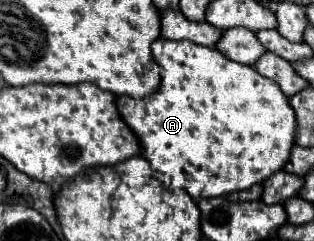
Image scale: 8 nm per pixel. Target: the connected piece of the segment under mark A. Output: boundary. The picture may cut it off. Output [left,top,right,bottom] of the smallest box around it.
[116,37,296,201]

